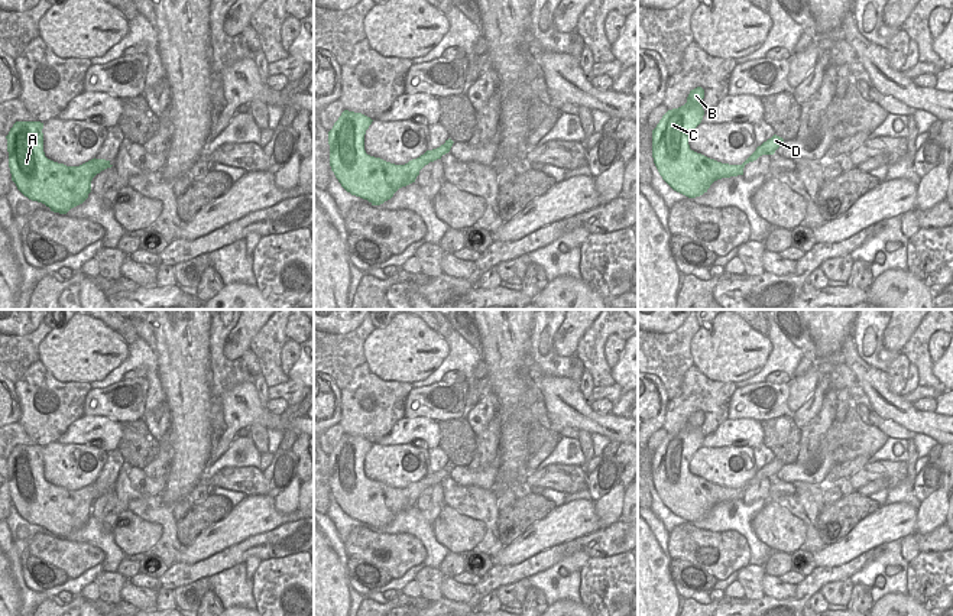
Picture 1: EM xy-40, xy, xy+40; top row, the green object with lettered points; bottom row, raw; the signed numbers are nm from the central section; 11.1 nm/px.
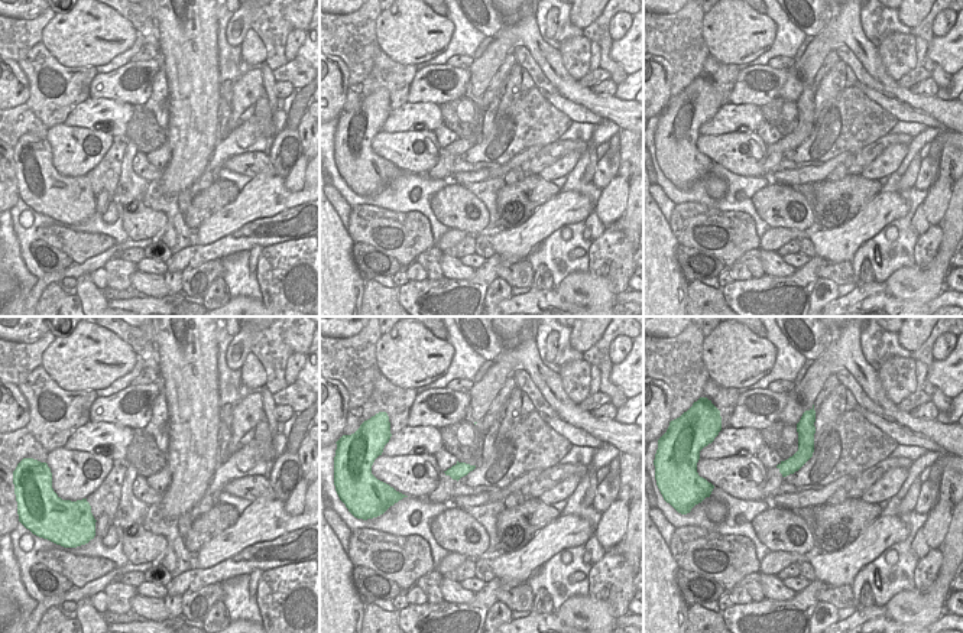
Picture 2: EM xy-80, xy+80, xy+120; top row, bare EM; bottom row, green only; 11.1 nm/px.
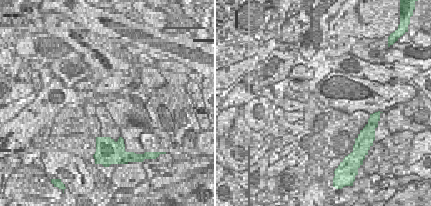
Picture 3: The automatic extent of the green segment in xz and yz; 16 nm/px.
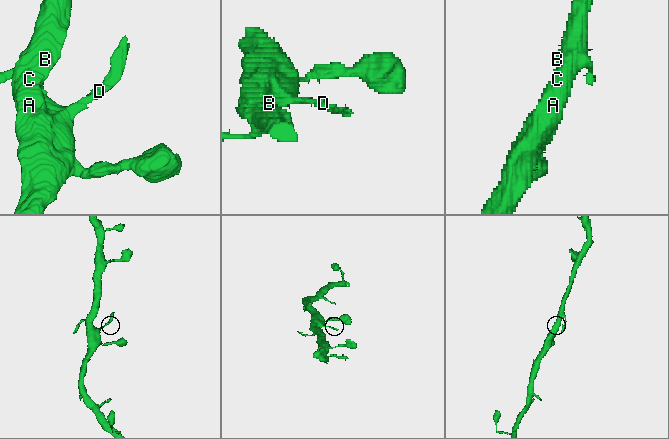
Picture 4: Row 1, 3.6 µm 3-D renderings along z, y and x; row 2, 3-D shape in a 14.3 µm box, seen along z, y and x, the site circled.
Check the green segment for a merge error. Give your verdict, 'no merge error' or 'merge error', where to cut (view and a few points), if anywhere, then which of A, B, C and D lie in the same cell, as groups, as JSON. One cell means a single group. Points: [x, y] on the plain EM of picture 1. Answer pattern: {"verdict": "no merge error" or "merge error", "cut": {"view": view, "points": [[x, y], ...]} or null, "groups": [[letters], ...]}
{"verdict": "no merge error", "cut": null, "groups": [["A", "B", "C", "D"]]}

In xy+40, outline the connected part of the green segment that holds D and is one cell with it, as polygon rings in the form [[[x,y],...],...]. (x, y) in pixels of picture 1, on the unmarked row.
[[[701,411],[691,414],[687,427],[668,434],[652,454],[652,482],[659,499],[674,515],[688,522],[703,519],[717,503],[743,499],[746,487],[762,479],[774,479],[784,466],[774,458],[742,489],[722,487],[691,474],[690,460],[704,440],[703,422]]]

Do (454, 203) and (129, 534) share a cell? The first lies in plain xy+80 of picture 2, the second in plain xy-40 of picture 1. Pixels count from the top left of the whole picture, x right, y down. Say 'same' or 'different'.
same

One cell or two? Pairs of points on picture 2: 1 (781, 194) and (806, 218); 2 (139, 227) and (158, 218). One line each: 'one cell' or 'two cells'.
1: one cell
2: one cell

